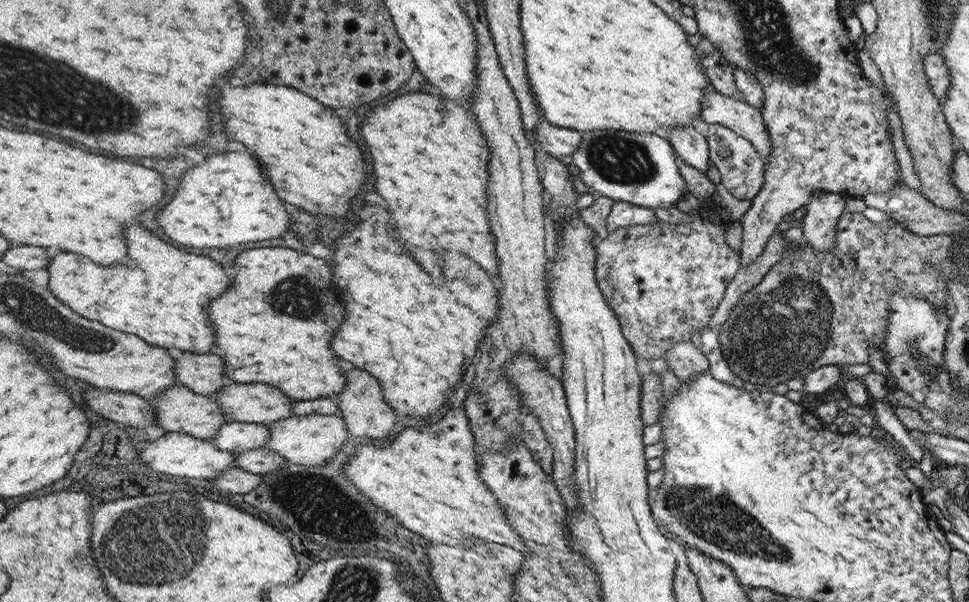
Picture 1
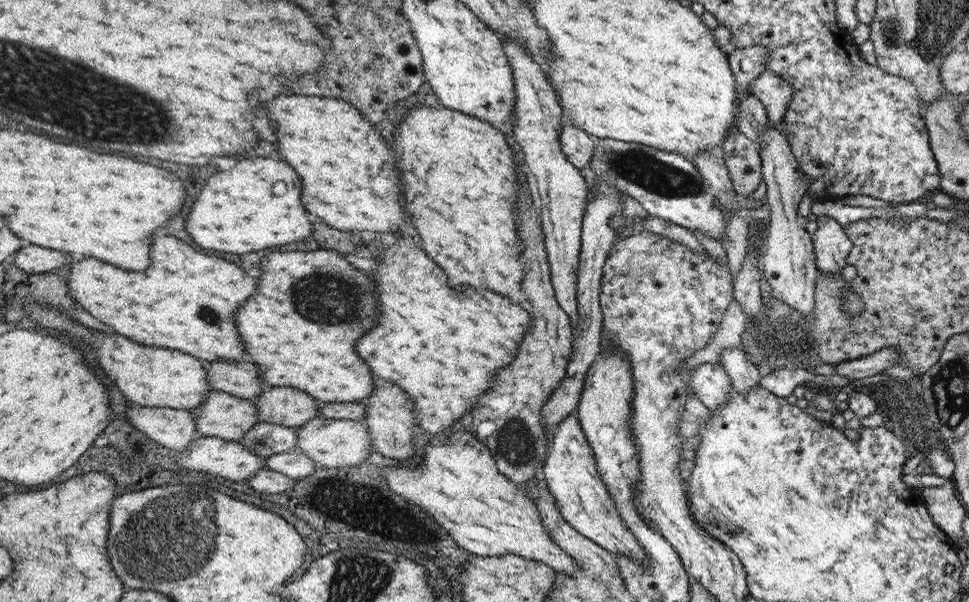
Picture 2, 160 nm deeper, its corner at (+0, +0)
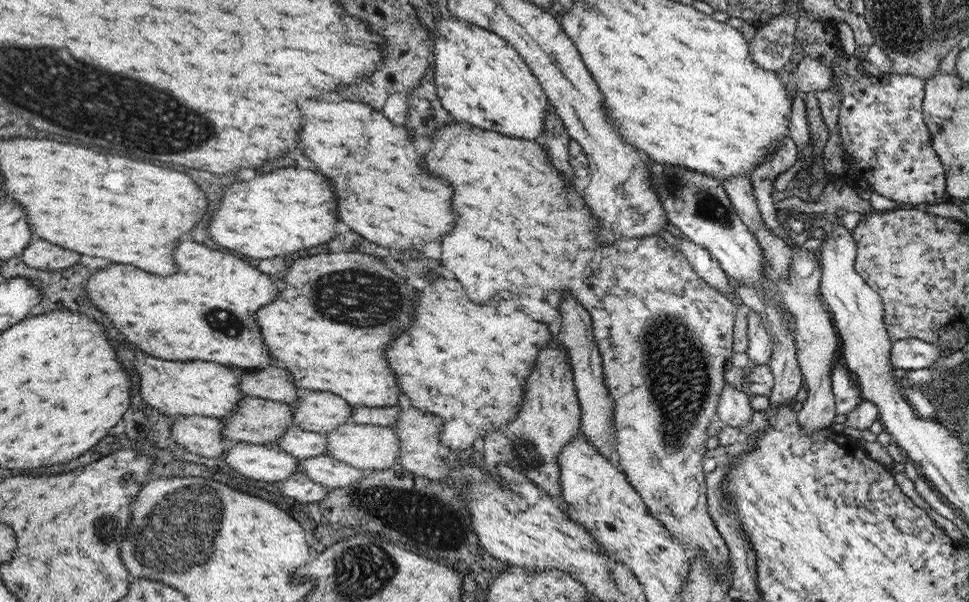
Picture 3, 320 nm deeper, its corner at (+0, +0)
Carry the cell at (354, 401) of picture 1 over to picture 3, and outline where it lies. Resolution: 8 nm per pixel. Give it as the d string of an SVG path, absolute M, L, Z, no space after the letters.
M396 403L394 408L398 408L398 421L392 427L396 436L400 439L400 463L405 470L409 470L418 476L424 476L430 480L444 480L450 476L452 466L446 464L446 449L441 445L441 420L429 413L418 411L416 408L403 410Z

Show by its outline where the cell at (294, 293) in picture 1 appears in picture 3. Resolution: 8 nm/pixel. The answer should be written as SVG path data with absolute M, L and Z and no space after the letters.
M344 250L322 252L295 260L288 270L286 284L288 288L276 296L276 302L260 308L258 322L260 330L264 330L264 340L272 358L286 364L293 376L292 382L296 382L299 389L309 392L339 395L353 407L394 407L402 391L386 362L384 348L412 324L418 292L408 288L406 280L392 272L376 256Z

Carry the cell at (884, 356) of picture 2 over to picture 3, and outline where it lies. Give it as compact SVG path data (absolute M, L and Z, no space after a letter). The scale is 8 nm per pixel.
M904 339L894 341L890 360L895 369L918 370L919 368L929 368L952 353L950 349L943 351L939 346L920 339Z

